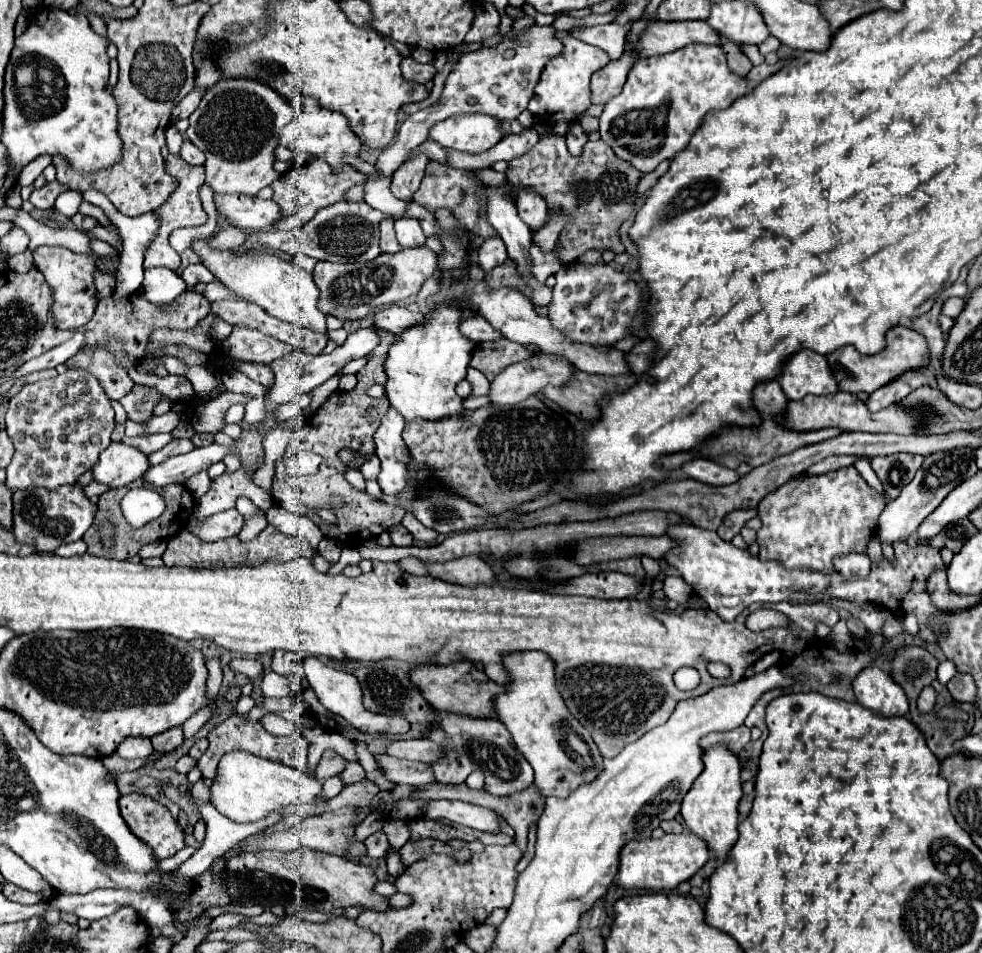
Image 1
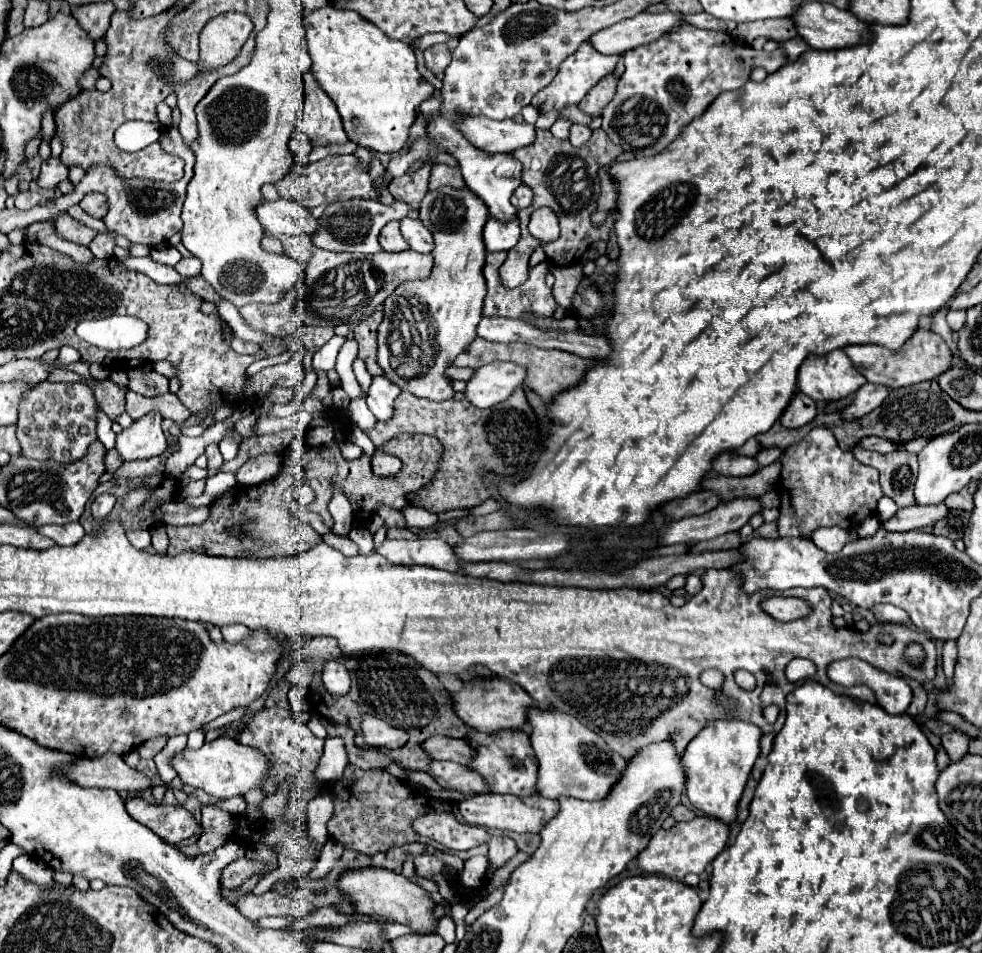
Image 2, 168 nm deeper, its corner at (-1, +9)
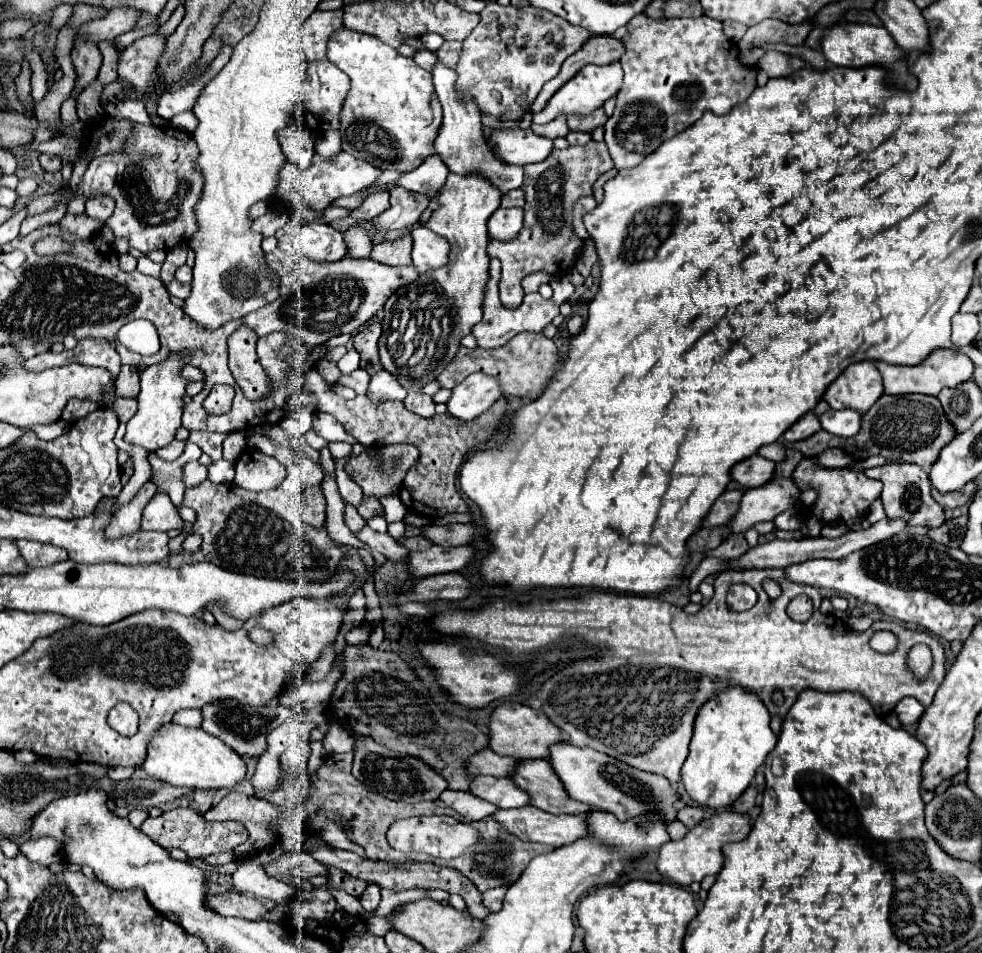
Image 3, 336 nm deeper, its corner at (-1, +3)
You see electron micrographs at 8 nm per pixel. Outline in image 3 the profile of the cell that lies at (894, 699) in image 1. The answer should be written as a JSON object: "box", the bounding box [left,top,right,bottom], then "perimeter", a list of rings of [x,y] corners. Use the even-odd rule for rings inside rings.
{"box":[894,698,924,726],"perimeter":[[[904,698],[904,700],[900,700],[900,702],[896,704],[894,712],[898,714],[898,720],[906,726],[906,724],[918,722],[920,716],[922,716],[922,712],[924,712],[924,708],[922,708],[922,704],[916,702],[914,698]]]}

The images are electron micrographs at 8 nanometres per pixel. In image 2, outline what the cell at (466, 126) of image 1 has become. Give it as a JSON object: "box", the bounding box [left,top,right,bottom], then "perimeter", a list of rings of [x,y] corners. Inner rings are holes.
{"box":[456,116,536,152],"perimeter":[[[464,116],[456,122],[456,128],[466,136],[470,144],[484,152],[510,152],[534,142],[536,128],[524,122],[492,120],[480,116]]]}

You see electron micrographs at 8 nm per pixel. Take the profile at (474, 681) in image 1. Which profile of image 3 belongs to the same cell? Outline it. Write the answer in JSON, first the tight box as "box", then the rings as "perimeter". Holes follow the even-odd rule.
{"box":[490,702,564,760],"perimeter":[[[506,702],[498,706],[492,712],[490,718],[490,748],[496,754],[502,756],[512,756],[516,760],[528,760],[528,758],[548,758],[550,756],[550,746],[556,742],[564,742],[560,728],[544,716],[542,710],[534,710],[526,704],[516,704],[516,702]]]}

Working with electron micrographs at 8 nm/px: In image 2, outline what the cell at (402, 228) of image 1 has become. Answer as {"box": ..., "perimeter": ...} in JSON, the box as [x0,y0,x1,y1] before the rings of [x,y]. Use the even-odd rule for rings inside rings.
{"box":[400,216,434,252],"perimeter":[[[406,216],[400,220],[400,232],[404,236],[404,240],[408,242],[408,246],[416,252],[432,252],[434,250],[434,240],[432,234],[428,232],[428,228],[416,218],[416,216]]]}

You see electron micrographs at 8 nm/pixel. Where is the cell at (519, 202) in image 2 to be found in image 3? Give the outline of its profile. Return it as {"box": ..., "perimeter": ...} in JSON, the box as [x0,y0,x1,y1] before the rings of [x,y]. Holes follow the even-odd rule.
{"box":[502,188,524,208],"perimeter":[[[518,188],[518,190],[512,190],[512,192],[506,192],[502,196],[502,206],[504,208],[522,208],[524,206],[524,192]]]}

